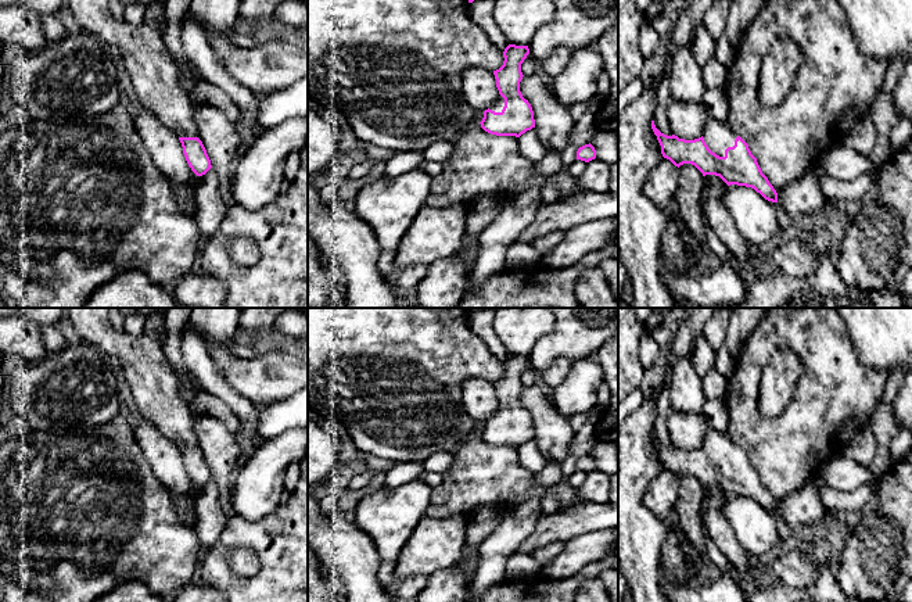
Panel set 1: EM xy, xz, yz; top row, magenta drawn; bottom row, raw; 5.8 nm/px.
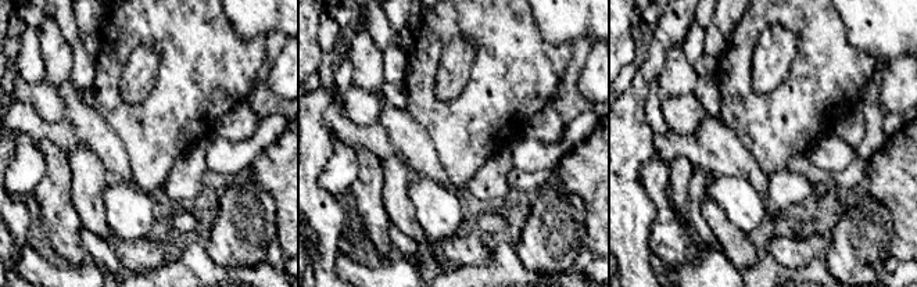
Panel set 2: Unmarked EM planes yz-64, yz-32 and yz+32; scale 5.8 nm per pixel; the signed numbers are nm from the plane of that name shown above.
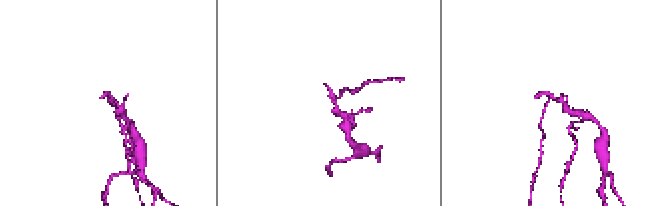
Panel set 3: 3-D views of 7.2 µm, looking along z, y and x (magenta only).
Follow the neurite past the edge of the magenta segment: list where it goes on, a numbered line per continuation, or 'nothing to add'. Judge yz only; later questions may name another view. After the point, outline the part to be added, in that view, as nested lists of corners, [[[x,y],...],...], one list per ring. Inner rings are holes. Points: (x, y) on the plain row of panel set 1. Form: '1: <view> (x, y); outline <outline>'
1: yz (718, 447); outline [[[710,427],[703,448],[712,463],[725,467],[725,461],[735,456],[737,445],[730,440],[728,433],[719,433]]]

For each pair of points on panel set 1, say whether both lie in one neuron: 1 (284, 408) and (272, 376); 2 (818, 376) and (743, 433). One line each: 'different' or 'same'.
1: different
2: same

